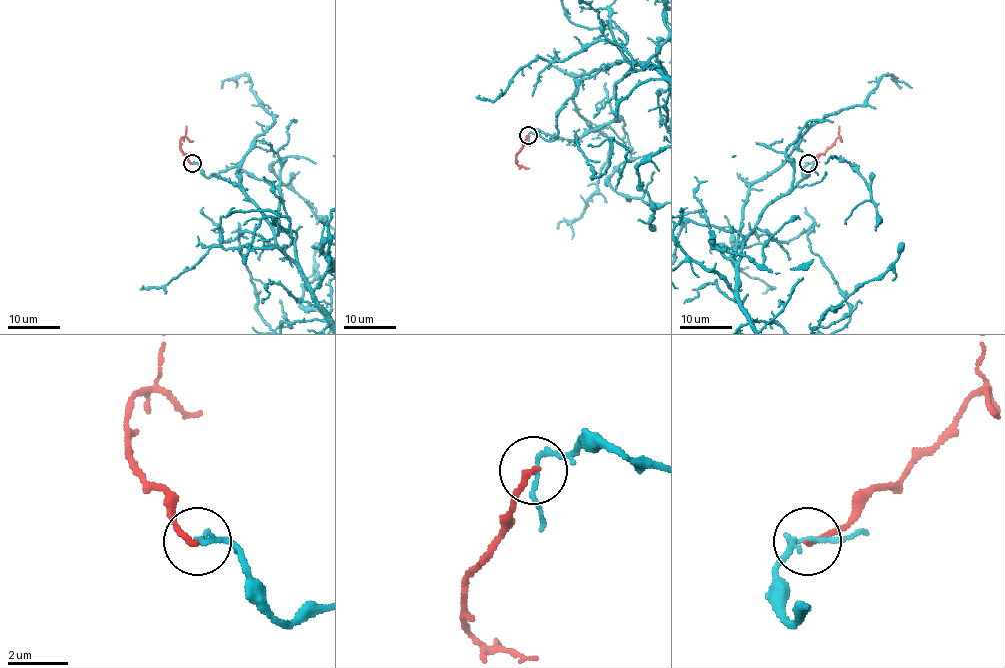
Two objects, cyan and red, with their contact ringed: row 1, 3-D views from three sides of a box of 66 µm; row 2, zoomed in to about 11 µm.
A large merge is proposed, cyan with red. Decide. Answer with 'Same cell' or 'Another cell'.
Another cell

